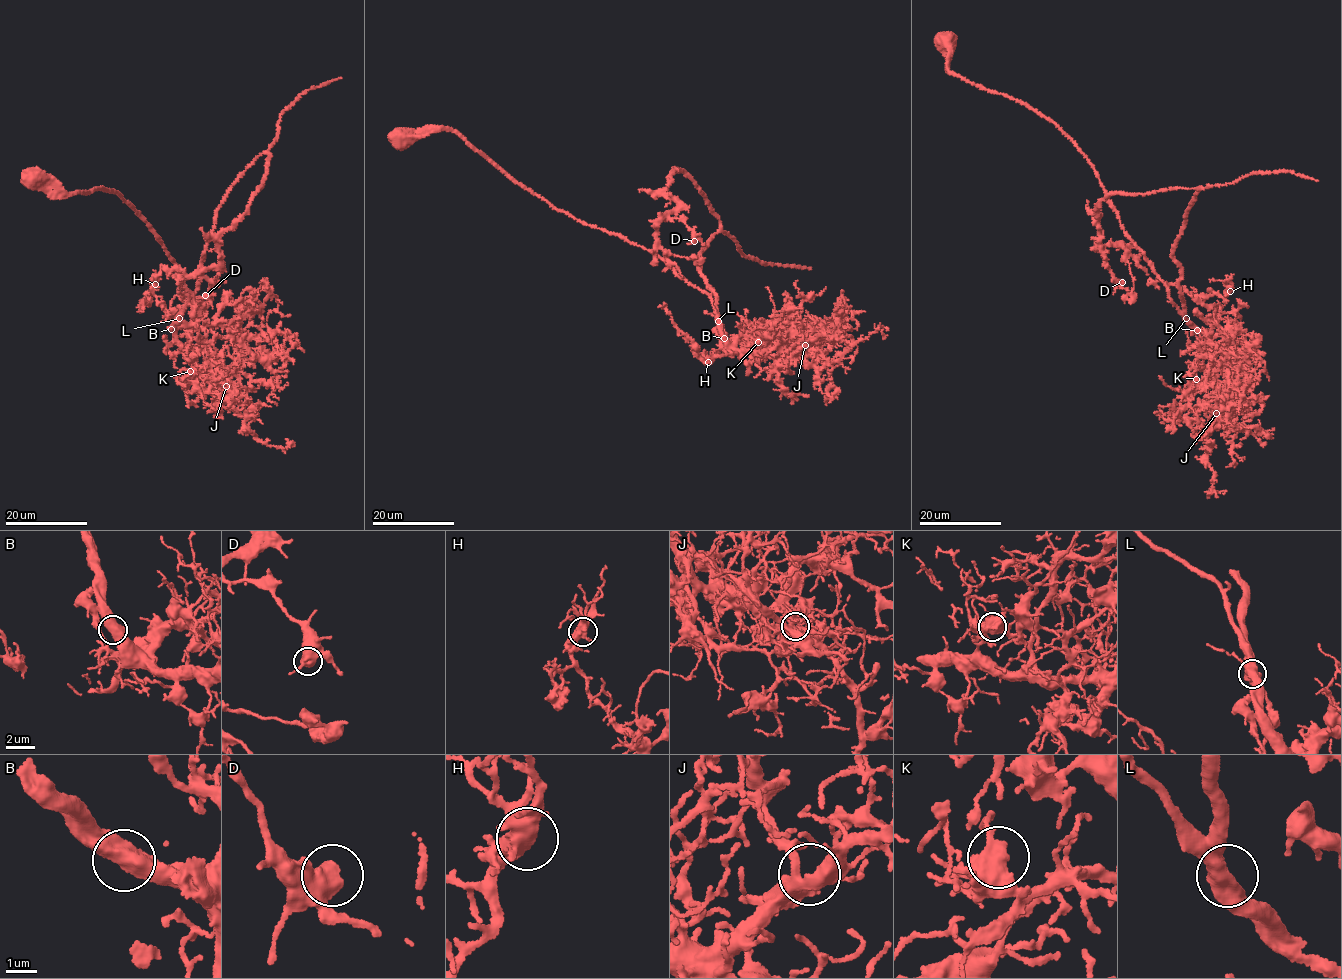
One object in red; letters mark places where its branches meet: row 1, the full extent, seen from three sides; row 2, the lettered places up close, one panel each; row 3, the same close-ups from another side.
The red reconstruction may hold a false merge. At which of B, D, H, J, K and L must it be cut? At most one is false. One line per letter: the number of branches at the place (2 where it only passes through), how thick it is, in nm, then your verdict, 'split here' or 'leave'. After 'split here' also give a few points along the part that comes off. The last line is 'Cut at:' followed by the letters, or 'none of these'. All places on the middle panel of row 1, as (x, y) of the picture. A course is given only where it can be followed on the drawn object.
B: branches 2; calibre 550 nm; leave
D: branches 2; calibre 550 nm; leave
H: branches 3; calibre 480 nm; leave
J: branches 3; calibre 400 nm; leave
K: branches 3; calibre 480 nm; leave
L: branches 2; calibre 600 nm; leave
Cut at: none of these

